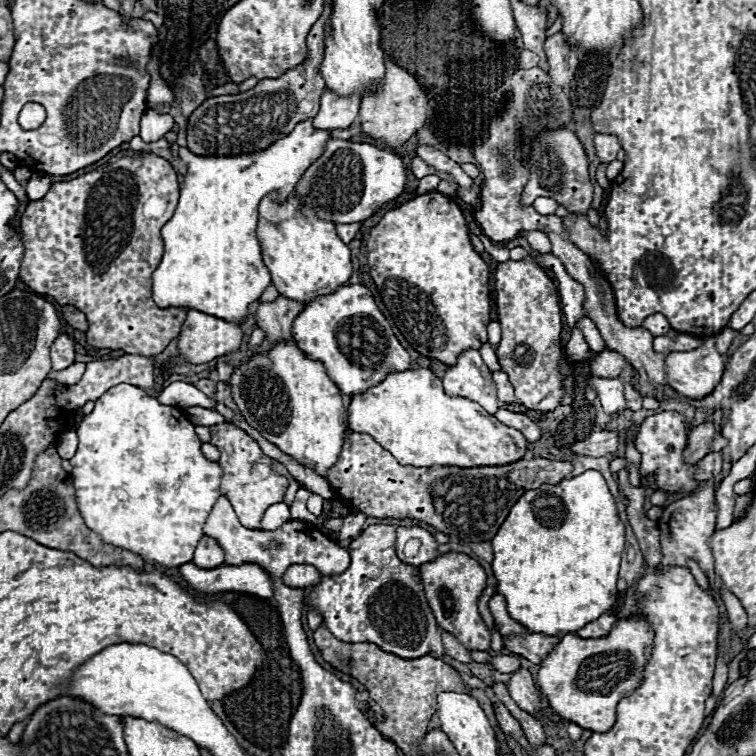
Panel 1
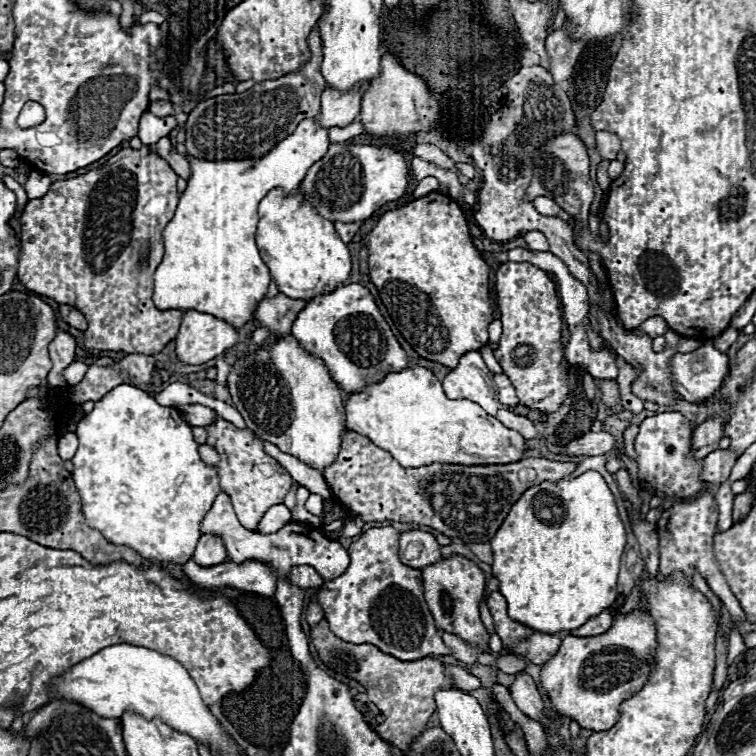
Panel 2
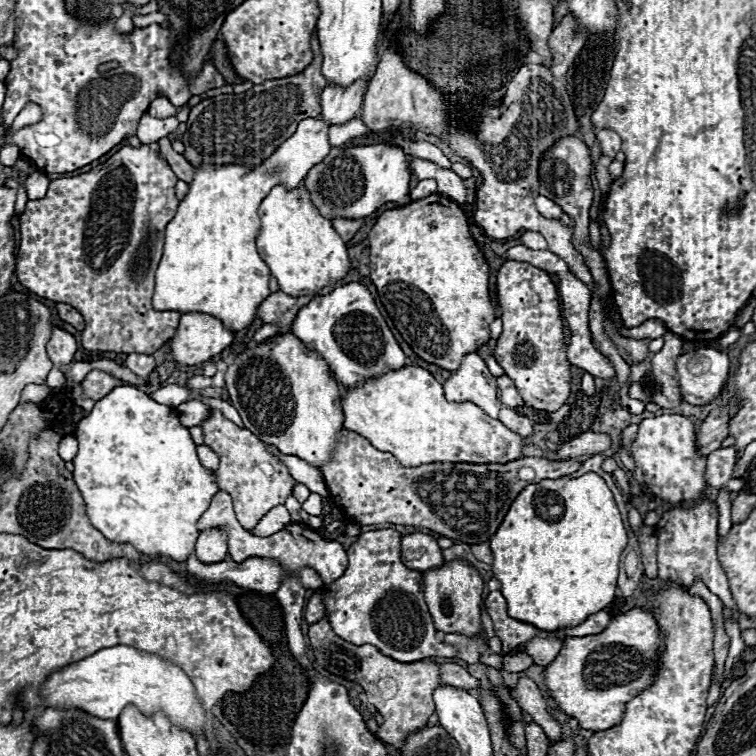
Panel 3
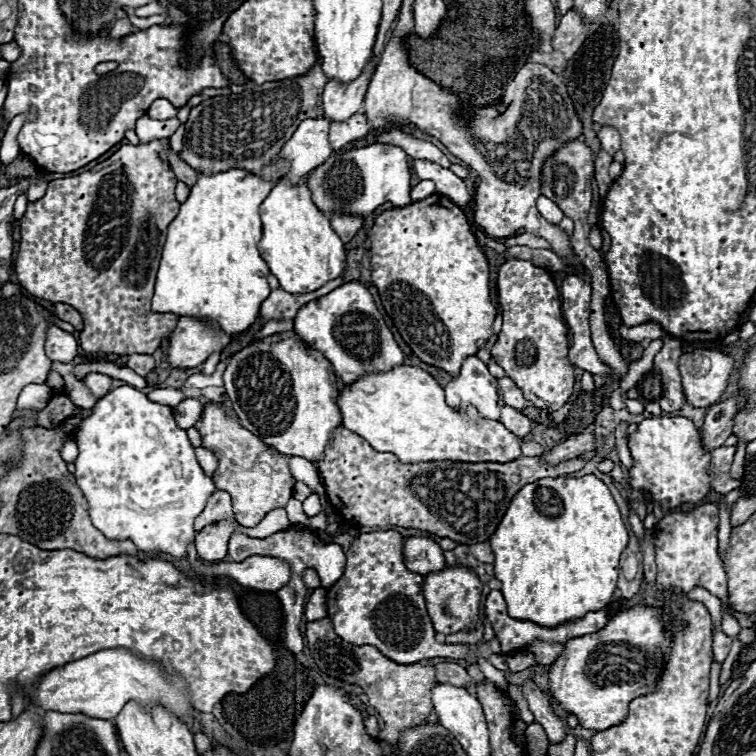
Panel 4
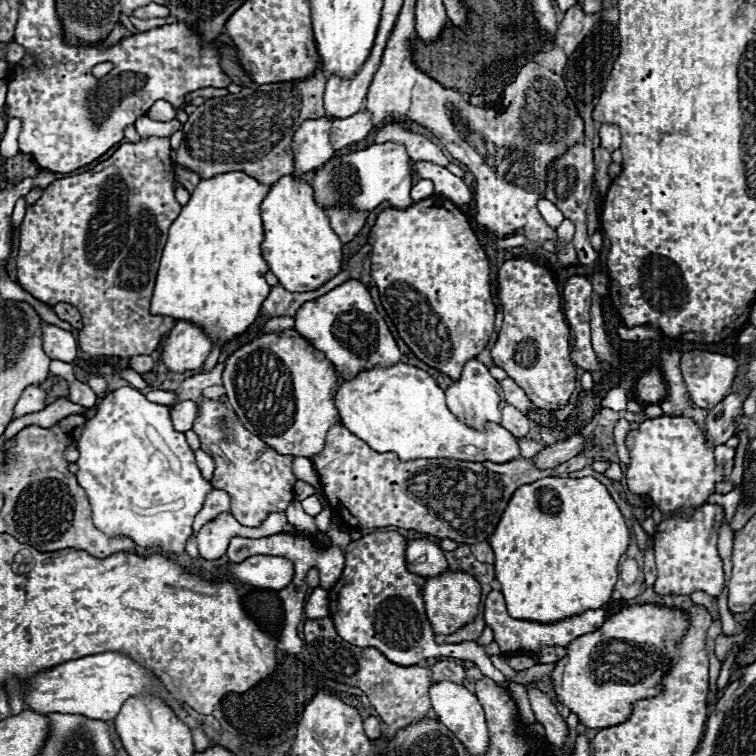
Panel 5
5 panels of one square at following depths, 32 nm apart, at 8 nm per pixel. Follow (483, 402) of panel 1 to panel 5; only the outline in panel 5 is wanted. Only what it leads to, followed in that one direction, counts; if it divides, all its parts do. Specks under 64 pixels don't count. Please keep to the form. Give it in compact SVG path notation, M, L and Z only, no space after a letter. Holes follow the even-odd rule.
M470 360L464 366L462 378L456 380L448 390L446 390L446 402L450 406L450 412L466 422L468 426L474 426L476 430L486 428L486 424L490 422L502 422L502 406L504 406L504 398L502 398L502 388L500 384L490 376L490 372L478 362L478 360Z

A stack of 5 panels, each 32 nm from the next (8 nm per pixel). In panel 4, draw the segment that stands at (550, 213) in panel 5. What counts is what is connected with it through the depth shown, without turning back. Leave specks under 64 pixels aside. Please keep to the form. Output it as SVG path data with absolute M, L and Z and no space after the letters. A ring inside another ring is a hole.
M540 196L540 198L536 200L536 206L538 206L540 214L542 214L550 224L560 224L560 222L562 222L564 214L562 214L562 210L560 210L552 200Z

